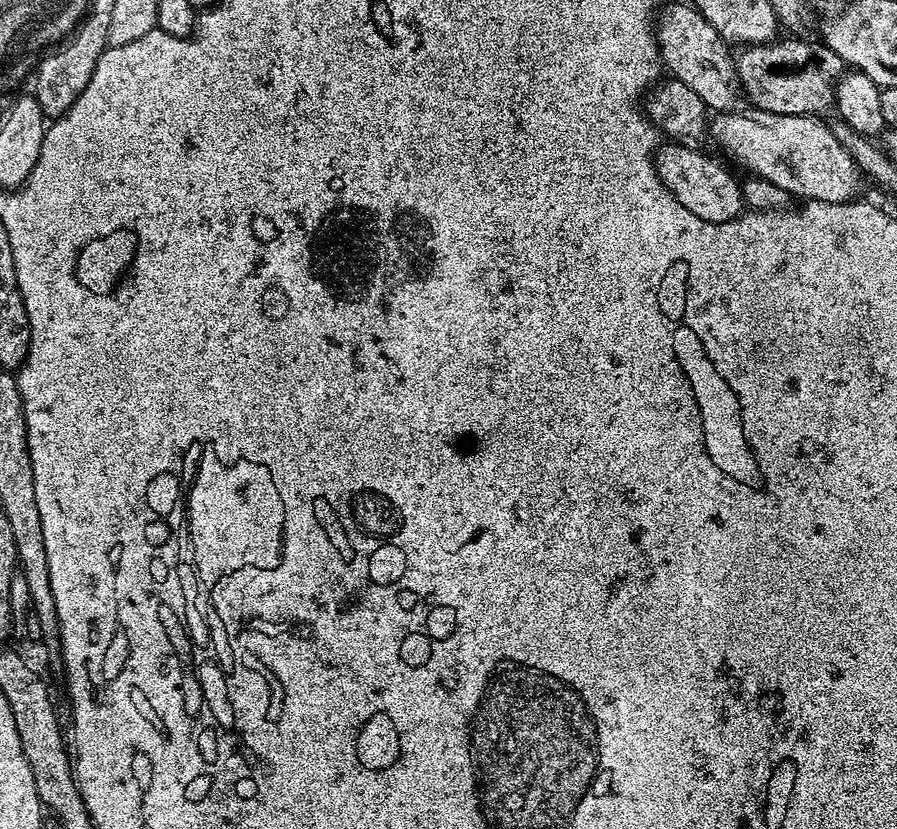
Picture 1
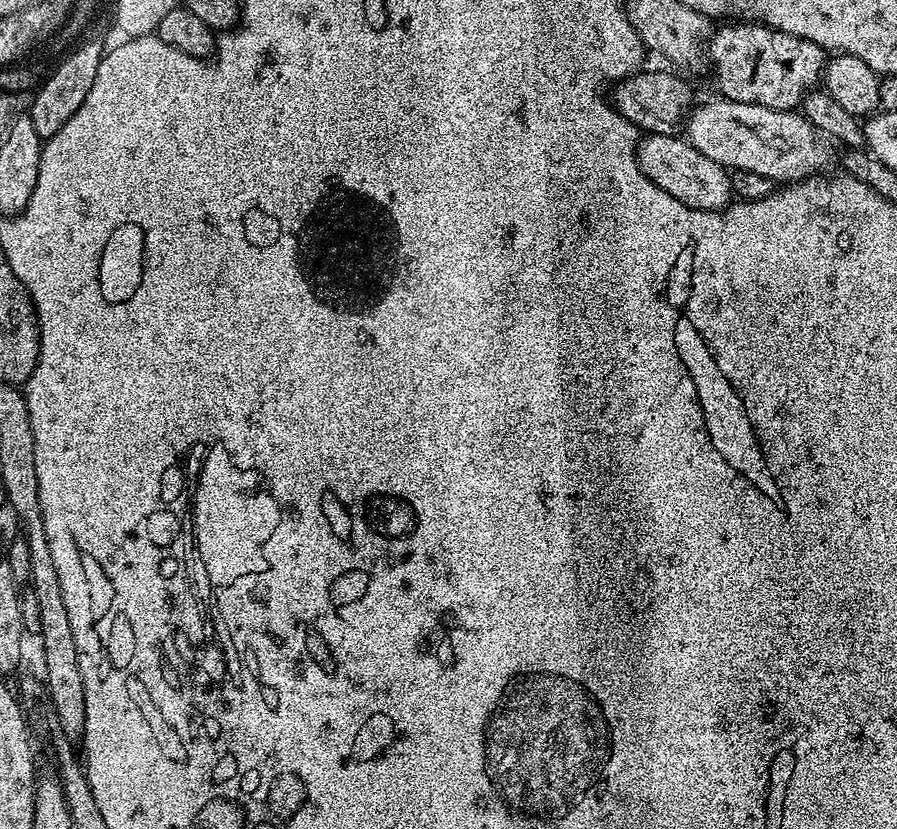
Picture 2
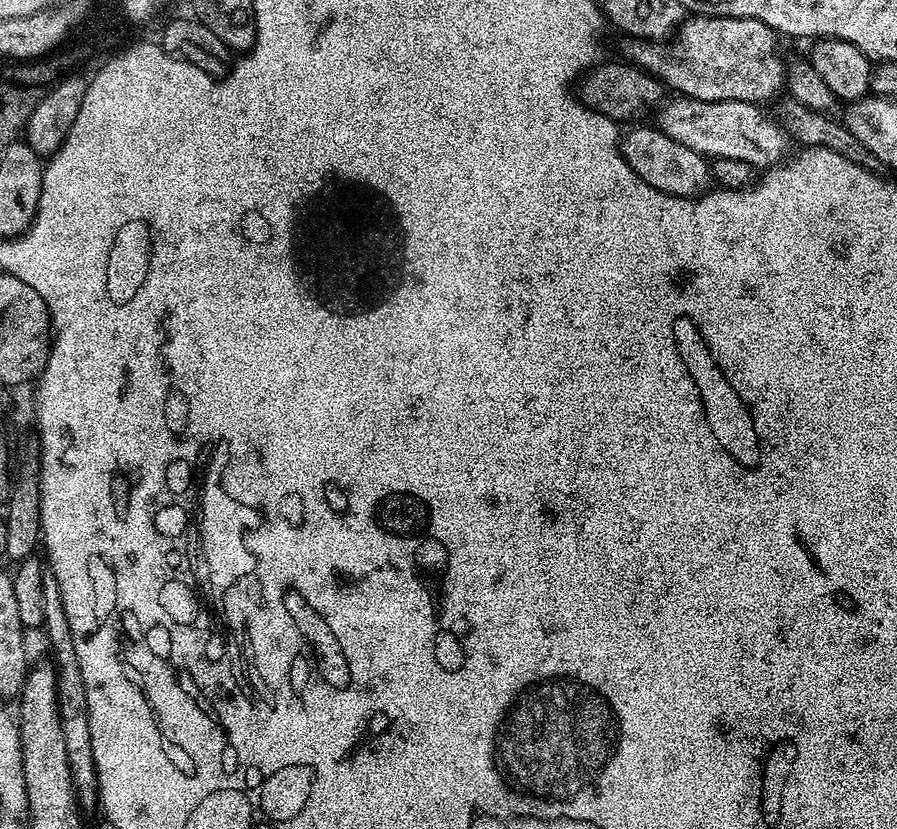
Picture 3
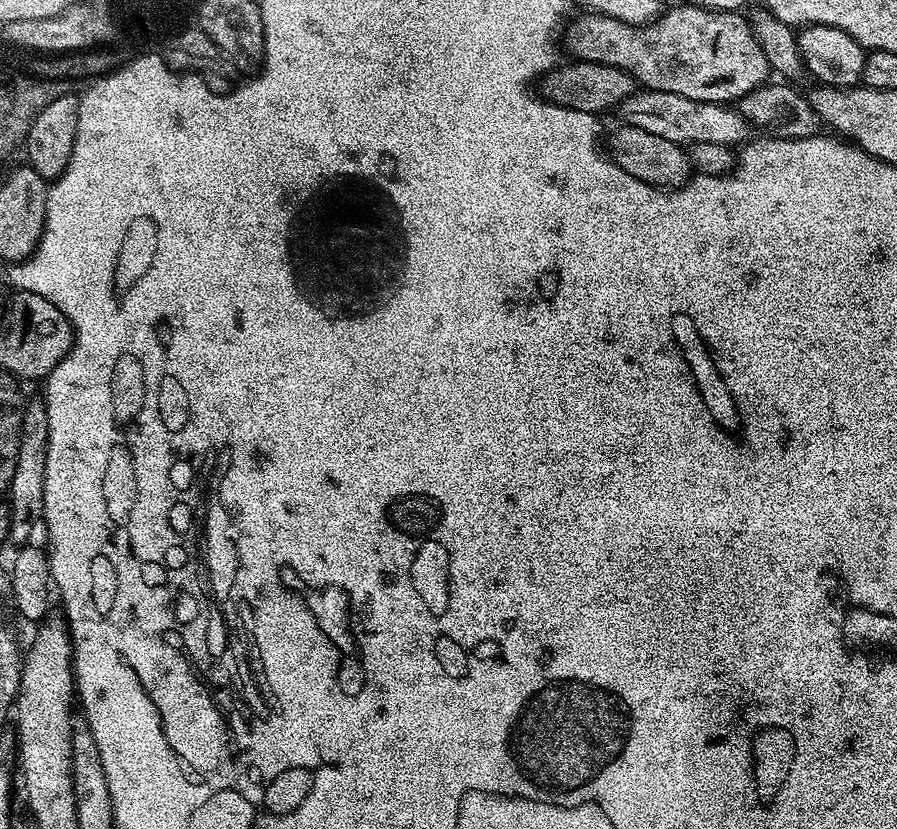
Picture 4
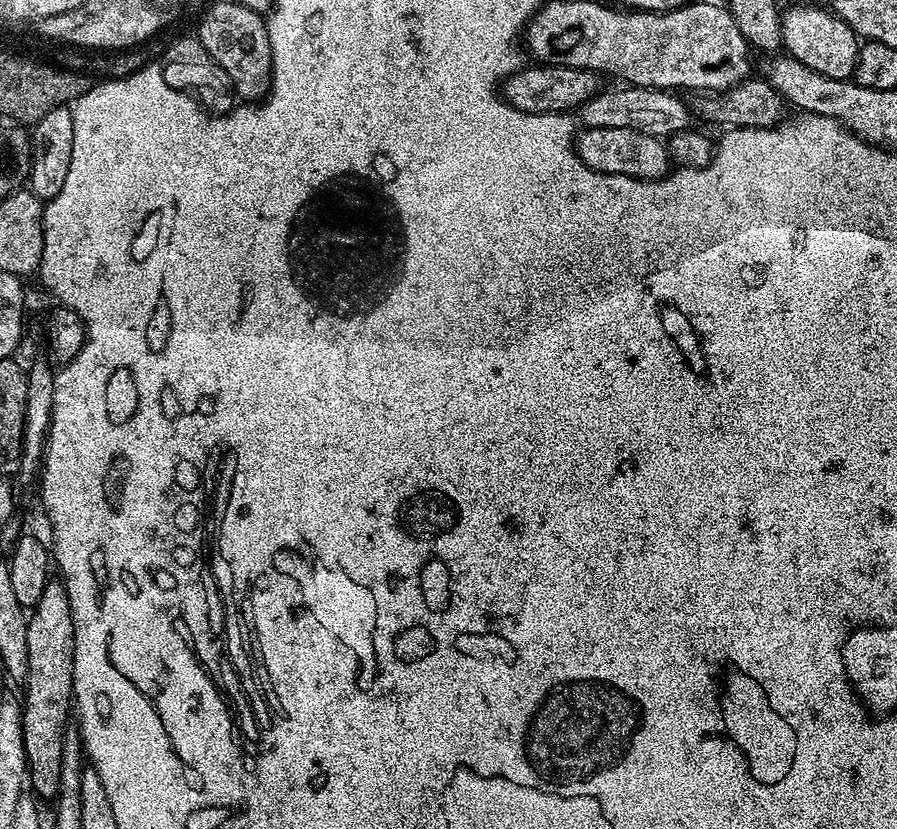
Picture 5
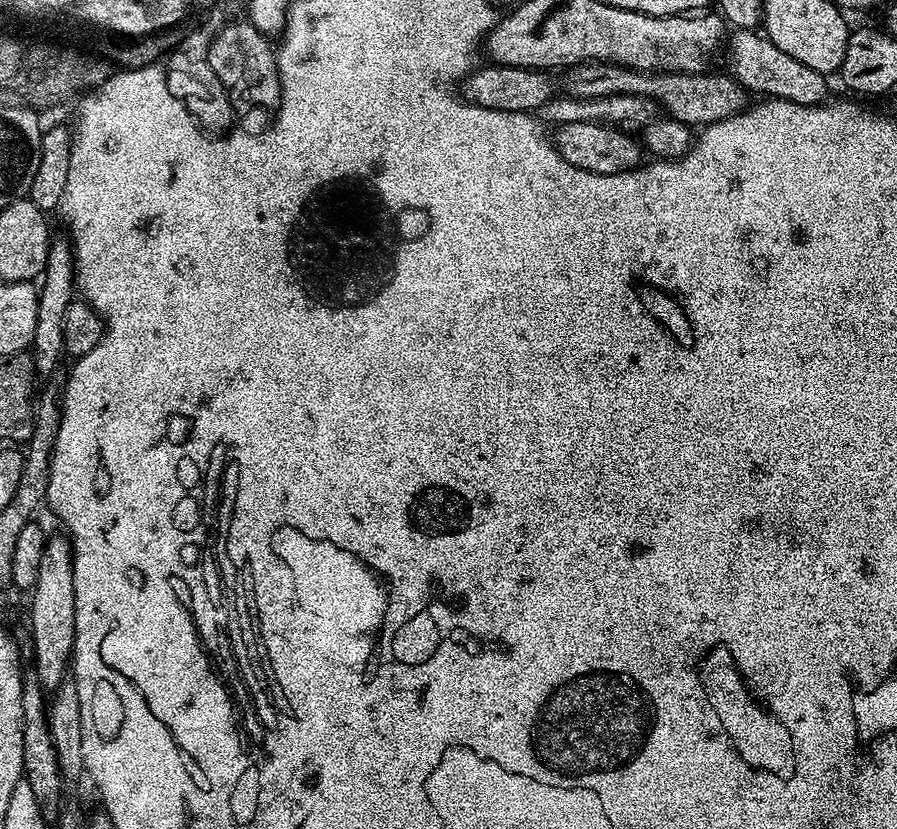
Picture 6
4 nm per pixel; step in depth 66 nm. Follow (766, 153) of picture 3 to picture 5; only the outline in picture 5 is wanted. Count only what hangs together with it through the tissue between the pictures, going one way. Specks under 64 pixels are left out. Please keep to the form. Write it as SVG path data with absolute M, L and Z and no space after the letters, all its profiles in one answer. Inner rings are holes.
M620 86L617 92L601 90L587 100L578 110L578 120L584 128L617 128L618 130L638 130L667 138L676 132L689 131L690 108L679 100L677 93L663 88L633 88Z

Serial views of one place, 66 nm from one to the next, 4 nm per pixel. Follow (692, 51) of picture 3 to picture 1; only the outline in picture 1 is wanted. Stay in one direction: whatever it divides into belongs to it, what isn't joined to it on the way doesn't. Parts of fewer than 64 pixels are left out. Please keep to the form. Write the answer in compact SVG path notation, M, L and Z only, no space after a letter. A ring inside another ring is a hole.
M808 38L777 39L767 44L750 44L741 47L735 53L736 75L740 77L742 92L750 99L751 107L760 108L770 114L786 114L787 116L816 116L824 114L827 108L831 109L836 103L836 88L840 77L846 71L846 65L834 50L830 50L823 42L811 44Z

